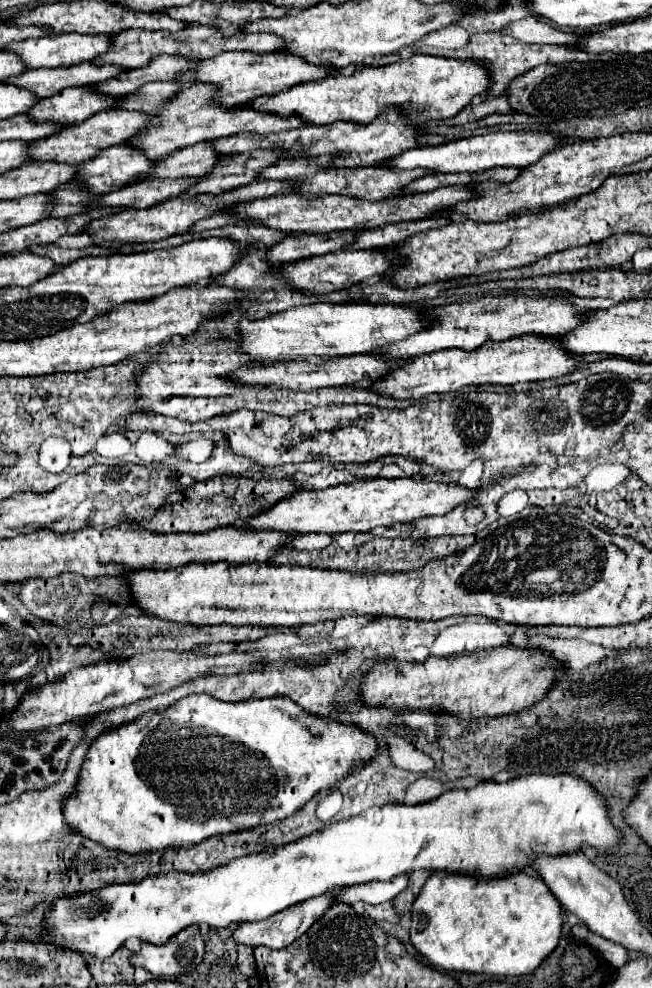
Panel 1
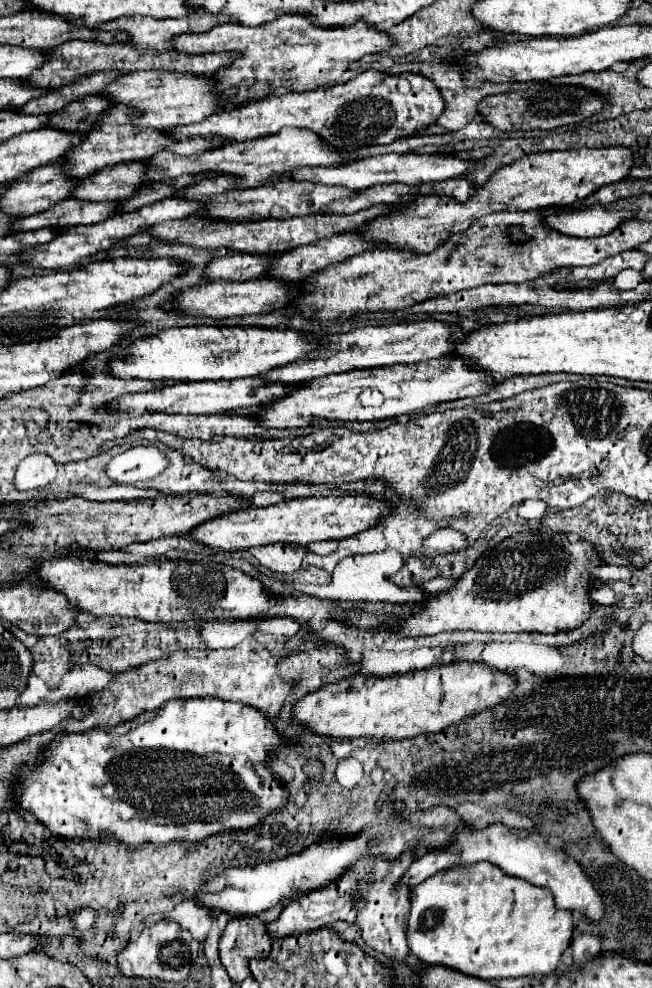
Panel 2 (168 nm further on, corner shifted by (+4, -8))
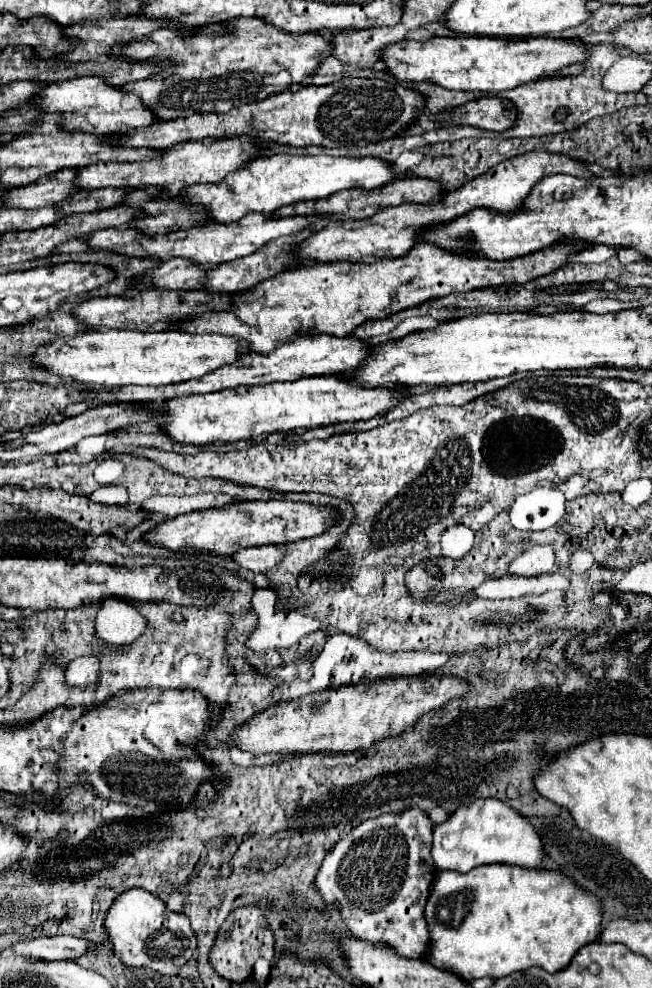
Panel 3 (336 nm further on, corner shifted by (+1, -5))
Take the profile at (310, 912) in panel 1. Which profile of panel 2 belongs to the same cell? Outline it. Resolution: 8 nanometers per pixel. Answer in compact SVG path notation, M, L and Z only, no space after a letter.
M403 856L399 864L383 864L383 860L367 860L367 864L359 864L351 876L343 876L335 888L323 888L323 892L311 892L311 896L303 896L303 900L295 900L295 904L287 904L281 916L273 922L265 922L265 930L271 940L281 940L285 936L297 936L303 932L319 930L337 920L345 920L355 924L361 914L361 926L365 924L365 942L375 950L383 952L395 960L405 960L409 954L409 946L405 940L407 918L409 918L409 888L395 888L395 882L403 876L407 866L413 862L413 856Z

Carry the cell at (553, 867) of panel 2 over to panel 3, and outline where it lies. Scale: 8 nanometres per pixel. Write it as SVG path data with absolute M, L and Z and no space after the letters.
M476 799L470 805L458 807L444 823L434 825L434 847L432 847L432 859L438 869L452 869L460 873L468 873L470 869L478 865L488 863L508 863L508 865L520 865L520 867L542 867L542 843L538 833L534 833L534 827L514 809L510 809L506 803L498 799Z

